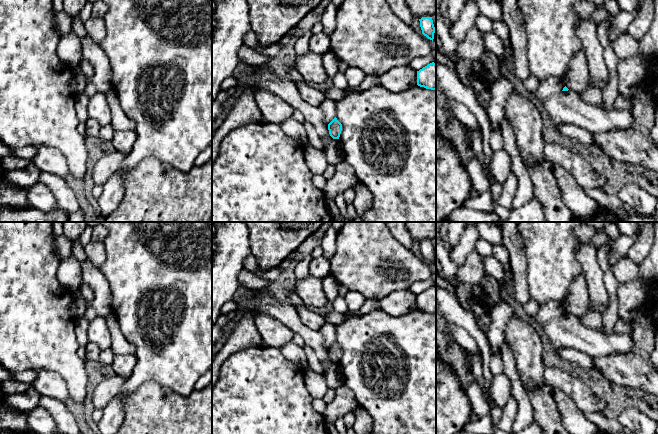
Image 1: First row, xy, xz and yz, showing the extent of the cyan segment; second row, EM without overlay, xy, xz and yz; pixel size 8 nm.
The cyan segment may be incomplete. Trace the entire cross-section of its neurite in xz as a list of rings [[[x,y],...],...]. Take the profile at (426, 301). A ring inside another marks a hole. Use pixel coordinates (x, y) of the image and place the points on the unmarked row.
[[[434,286],[417,295],[417,309],[436,314],[436,288]]]

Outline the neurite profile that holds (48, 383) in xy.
[[[35,369],[36,378],[32,387],[39,393],[52,397],[64,403],[71,401],[66,382],[55,372],[45,369]]]

